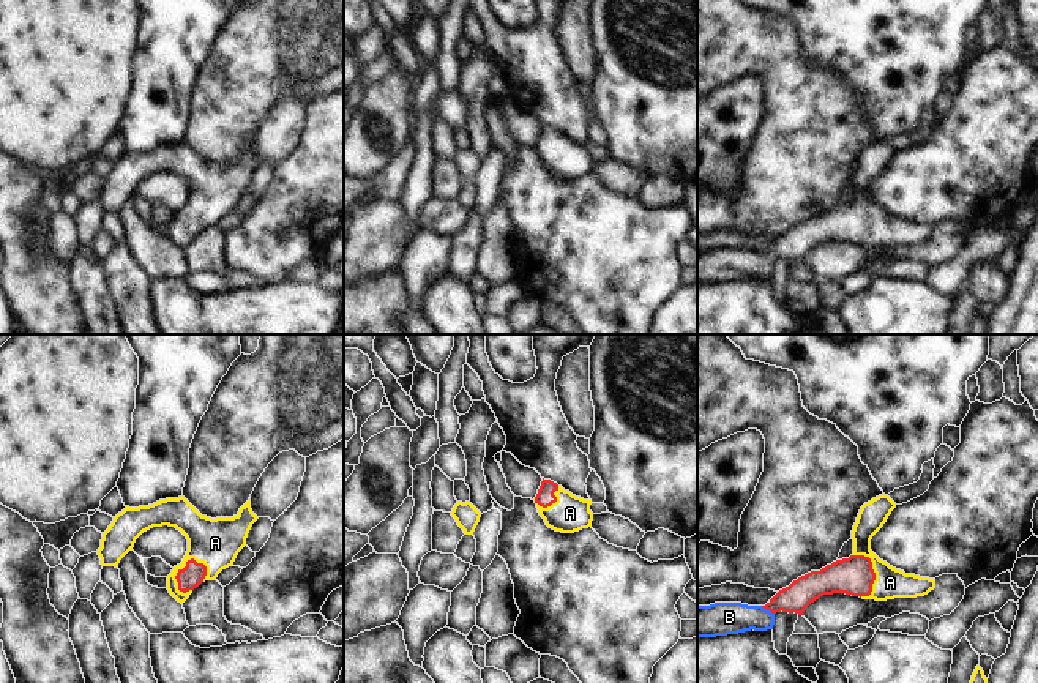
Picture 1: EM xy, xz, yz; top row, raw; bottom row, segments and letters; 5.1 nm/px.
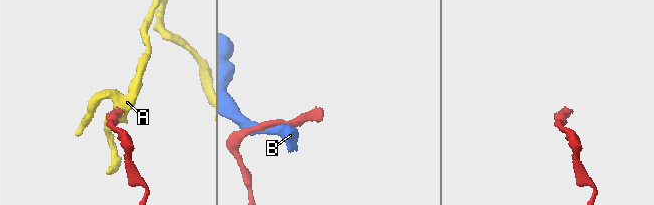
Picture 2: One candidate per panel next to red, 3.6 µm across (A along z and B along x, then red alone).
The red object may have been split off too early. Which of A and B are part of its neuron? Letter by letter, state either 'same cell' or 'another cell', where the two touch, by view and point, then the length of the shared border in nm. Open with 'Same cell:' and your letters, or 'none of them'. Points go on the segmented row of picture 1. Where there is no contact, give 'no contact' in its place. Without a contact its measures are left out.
Same cell: A
A: same cell; contact xy (177, 574); length 200 nm
B: another cell; contact yz (767, 609); length 80 nm

